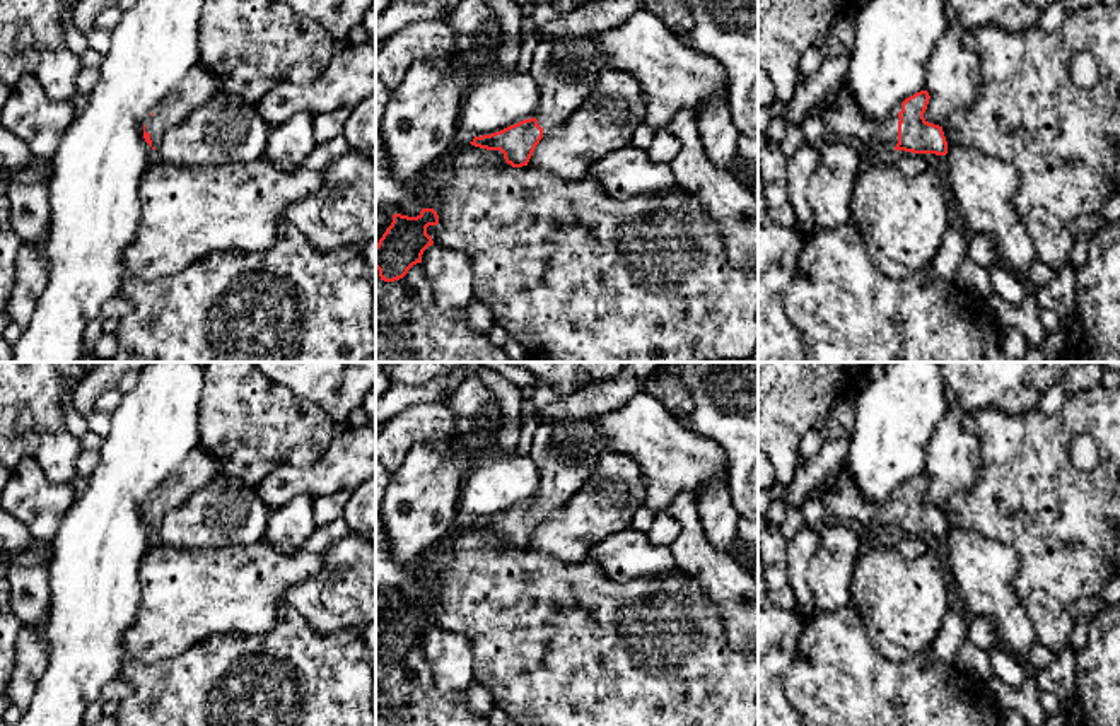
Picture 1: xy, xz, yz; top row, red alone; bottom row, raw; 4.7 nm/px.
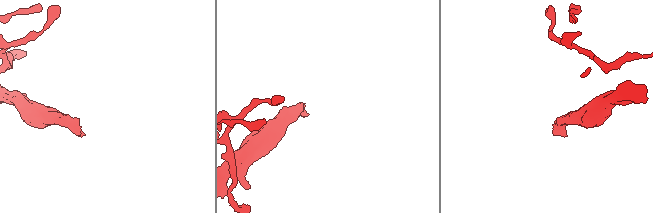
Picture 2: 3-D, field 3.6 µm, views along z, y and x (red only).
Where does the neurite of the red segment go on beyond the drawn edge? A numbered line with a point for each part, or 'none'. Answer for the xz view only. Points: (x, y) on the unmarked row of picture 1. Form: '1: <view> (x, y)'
1: xz (565, 453)

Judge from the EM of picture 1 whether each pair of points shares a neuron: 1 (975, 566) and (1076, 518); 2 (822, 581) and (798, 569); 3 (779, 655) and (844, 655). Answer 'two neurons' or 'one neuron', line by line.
1: two neurons
2: two neurons
3: two neurons

